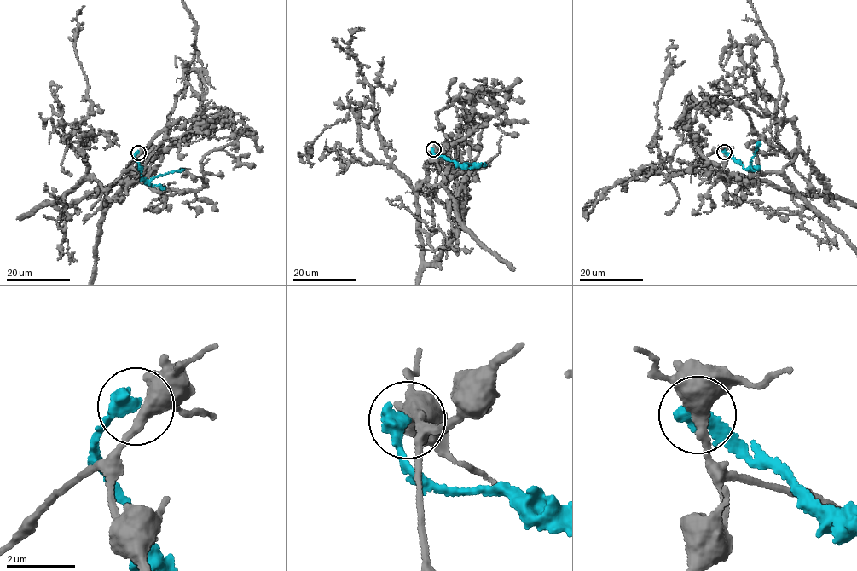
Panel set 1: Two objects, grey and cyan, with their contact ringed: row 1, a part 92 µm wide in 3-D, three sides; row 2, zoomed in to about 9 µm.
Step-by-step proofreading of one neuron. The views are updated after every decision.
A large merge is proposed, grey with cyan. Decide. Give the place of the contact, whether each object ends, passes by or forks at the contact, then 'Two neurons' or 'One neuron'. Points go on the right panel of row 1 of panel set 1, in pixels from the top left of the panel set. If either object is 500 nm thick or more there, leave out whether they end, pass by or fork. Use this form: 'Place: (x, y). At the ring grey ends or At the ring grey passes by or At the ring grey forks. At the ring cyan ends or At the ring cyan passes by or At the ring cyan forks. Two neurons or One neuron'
Place: (724, 152). Two neurons

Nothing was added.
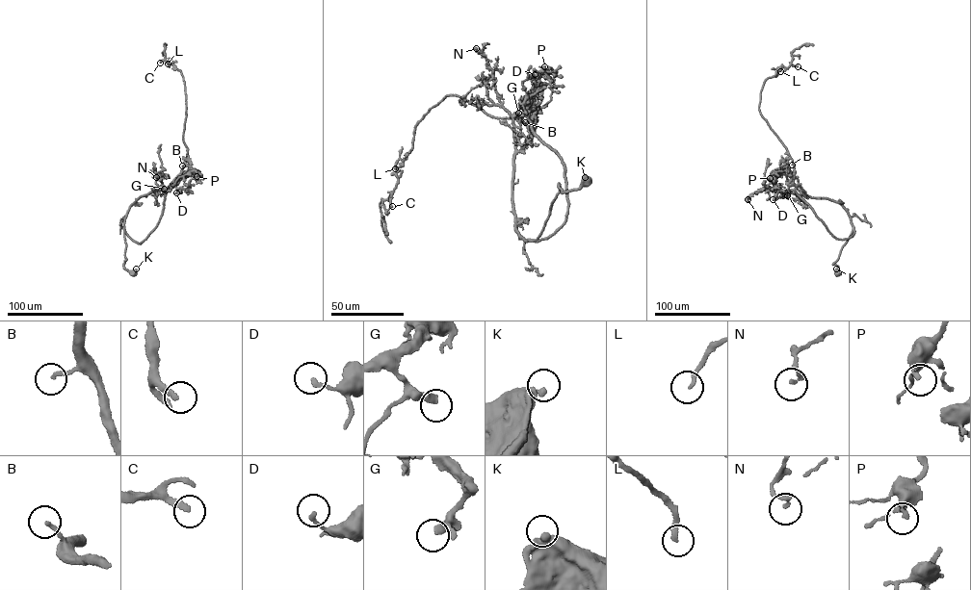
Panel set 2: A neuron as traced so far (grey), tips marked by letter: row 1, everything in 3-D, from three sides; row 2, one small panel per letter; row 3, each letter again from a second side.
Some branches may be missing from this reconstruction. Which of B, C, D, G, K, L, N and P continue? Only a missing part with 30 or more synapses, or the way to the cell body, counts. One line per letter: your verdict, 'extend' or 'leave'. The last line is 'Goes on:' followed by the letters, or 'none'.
B: leave
C: extend
D: leave
G: extend
K: leave
L: extend
N: leave
P: leave
Goes on: C, G, L

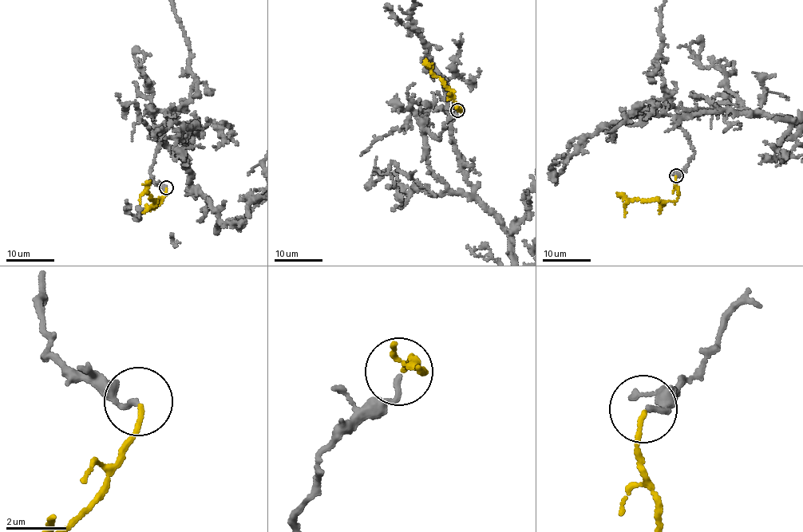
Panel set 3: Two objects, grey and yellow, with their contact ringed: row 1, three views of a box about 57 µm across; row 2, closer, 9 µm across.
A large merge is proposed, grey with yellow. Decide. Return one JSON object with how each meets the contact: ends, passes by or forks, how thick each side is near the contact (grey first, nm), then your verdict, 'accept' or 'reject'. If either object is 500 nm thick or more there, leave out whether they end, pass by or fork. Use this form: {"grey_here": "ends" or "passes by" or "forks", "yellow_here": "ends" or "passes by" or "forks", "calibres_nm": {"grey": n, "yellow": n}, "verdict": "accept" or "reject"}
{"grey_here": "ends", "yellow_here": "ends", "calibres_nm": {"grey": 170, "yellow": 140}, "verdict": "accept"}

